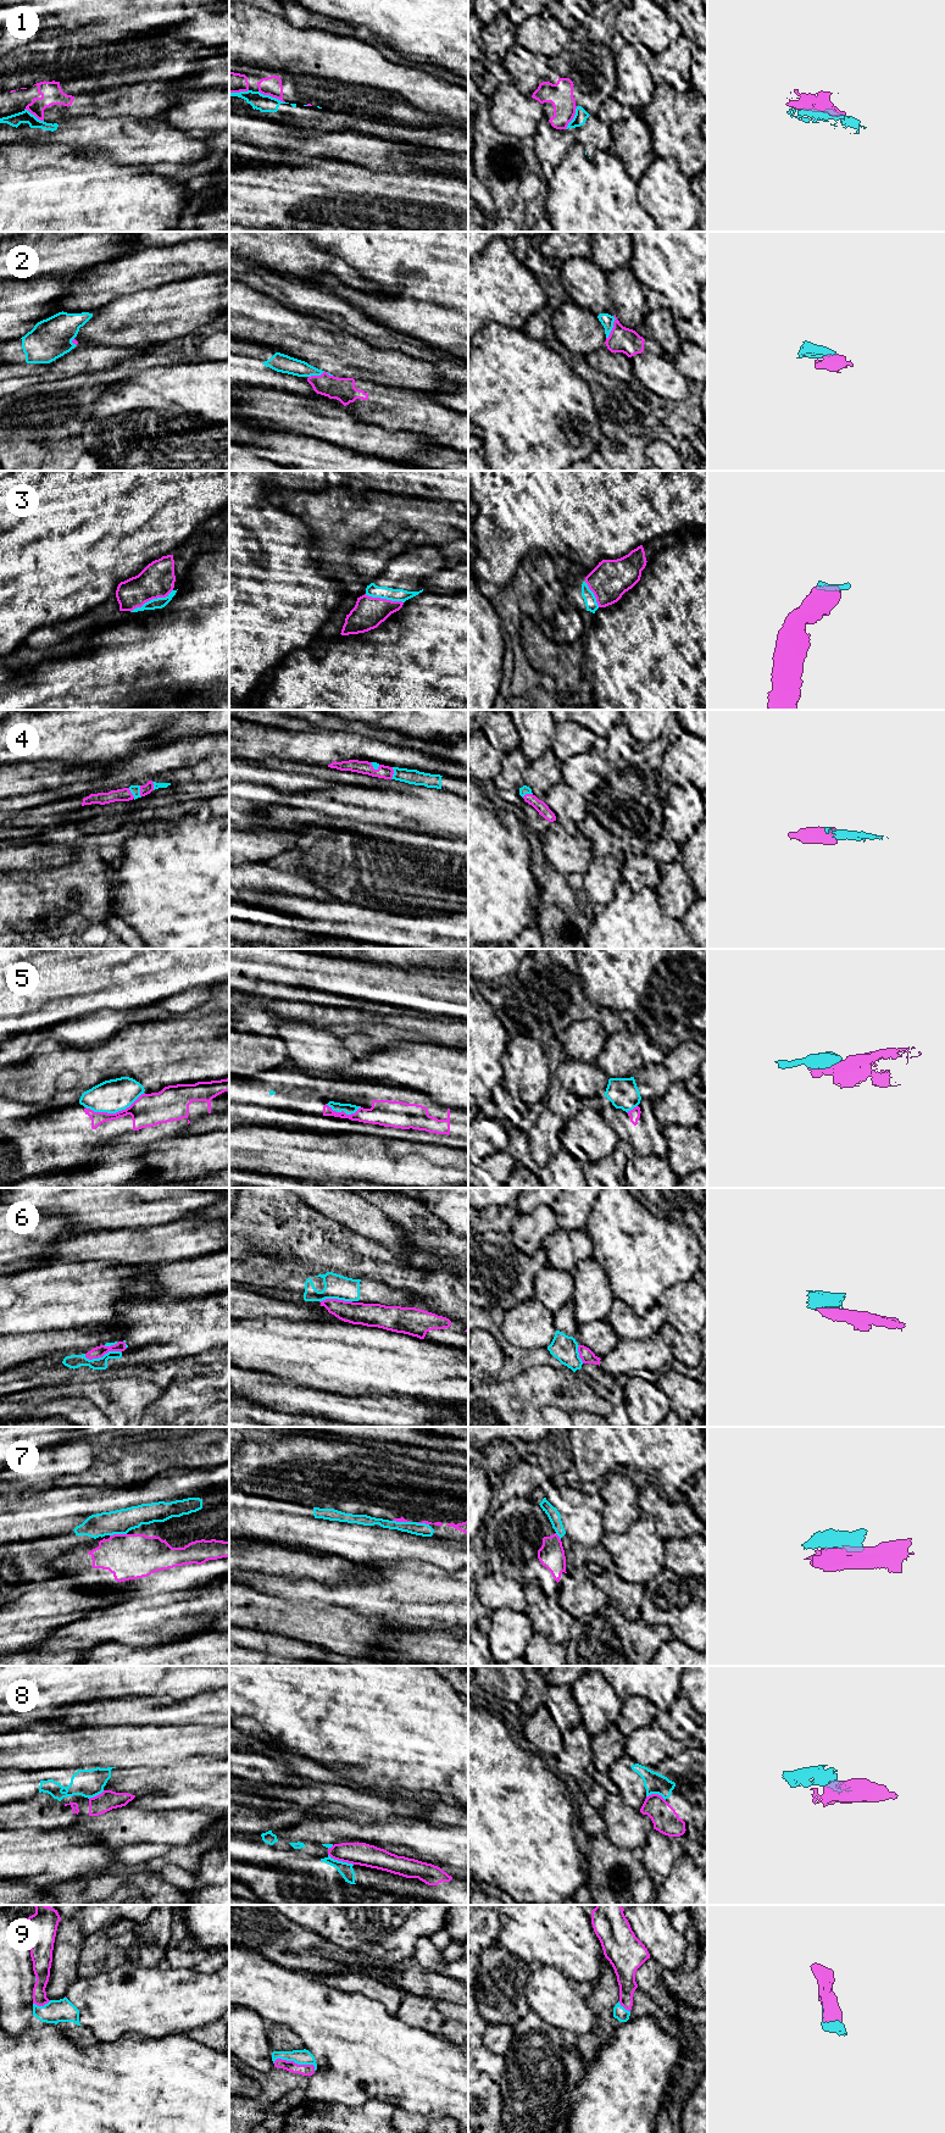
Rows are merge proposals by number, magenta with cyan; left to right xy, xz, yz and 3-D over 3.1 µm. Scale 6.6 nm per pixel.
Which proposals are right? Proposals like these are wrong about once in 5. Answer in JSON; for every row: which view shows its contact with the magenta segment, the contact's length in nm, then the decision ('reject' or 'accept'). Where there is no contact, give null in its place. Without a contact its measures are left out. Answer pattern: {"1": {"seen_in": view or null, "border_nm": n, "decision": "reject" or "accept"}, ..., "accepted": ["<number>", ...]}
{"1": {"seen_in": "xz", "border_nm": 190, "decision": "reject"}, "2": {"seen_in": "yz", "border_nm": 160, "decision": "accept"}, "3": {"seen_in": "xy", "border_nm": 320, "decision": "accept"}, "4": {"seen_in": "xz", "border_nm": 80, "decision": "accept"}, "5": {"seen_in": "xy", "border_nm": 400, "decision": "reject"}, "6": {"seen_in": "xy", "border_nm": 260, "decision": "reject"}, "7": {"seen_in": "xy", "border_nm": 110, "decision": "reject"}, "8": {"seen_in": "xz", "border_nm": 180, "decision": "reject"}, "9": {"seen_in": "xz", "border_nm": 280, "decision": "accept"}, "accepted": ["2", "3", "4", "9"]}

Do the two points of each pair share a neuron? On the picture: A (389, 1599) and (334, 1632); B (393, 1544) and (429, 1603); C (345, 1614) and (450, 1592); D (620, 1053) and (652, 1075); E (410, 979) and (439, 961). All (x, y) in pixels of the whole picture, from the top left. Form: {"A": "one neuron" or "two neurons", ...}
{"A": "two neurons", "B": "two neurons", "C": "two neurons", "D": "two neurons", "E": "two neurons"}

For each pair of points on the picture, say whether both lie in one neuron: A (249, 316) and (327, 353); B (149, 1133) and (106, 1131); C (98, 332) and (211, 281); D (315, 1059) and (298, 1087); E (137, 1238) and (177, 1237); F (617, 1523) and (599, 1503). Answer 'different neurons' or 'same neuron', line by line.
A: same neuron
B: same neuron
C: same neuron
D: different neurons
E: same neuron
F: different neurons

